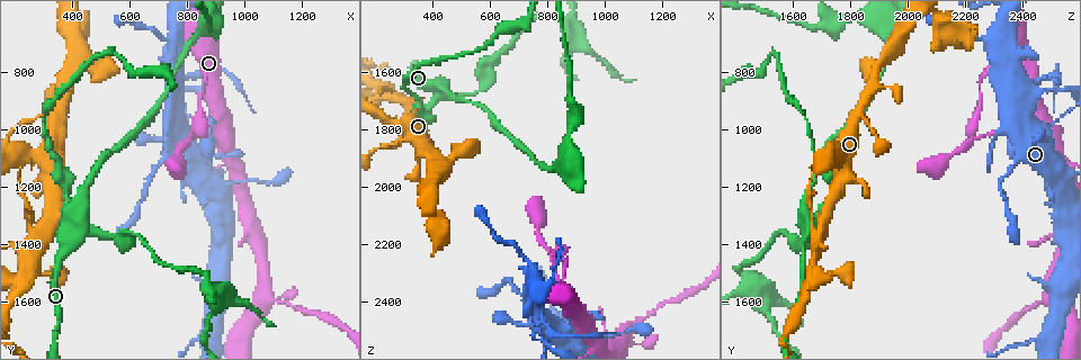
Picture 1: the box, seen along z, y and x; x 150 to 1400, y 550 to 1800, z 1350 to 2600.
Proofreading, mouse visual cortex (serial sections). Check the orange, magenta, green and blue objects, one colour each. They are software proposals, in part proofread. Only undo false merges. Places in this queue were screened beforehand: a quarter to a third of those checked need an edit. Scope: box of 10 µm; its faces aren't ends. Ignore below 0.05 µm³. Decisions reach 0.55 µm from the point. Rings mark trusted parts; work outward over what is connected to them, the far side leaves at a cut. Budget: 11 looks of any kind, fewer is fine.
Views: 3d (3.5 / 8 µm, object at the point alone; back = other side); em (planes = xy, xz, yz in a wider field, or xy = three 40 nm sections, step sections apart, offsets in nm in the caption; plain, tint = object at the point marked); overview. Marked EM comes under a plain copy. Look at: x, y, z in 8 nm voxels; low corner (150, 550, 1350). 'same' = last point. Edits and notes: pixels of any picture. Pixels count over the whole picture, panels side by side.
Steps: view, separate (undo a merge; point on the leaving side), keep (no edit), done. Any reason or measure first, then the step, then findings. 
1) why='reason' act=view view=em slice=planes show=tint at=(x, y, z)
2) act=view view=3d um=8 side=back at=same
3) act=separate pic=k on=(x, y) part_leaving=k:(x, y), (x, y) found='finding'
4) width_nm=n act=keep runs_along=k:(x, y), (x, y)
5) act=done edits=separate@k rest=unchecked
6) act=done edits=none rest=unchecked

why='a fork' act=view view=3d um=3.5 at=(830, 1030, 2250)

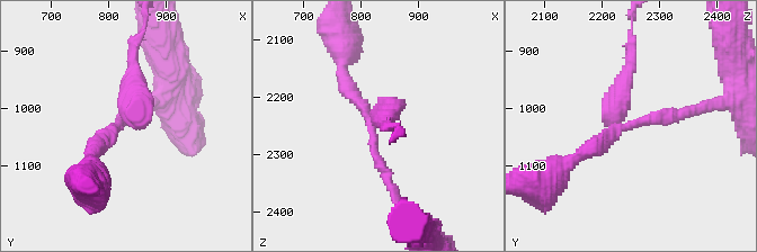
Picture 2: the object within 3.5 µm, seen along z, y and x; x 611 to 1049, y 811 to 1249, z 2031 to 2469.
why='need the tissue' act=view view=em slice=xy step=2 show=tint at=(820, 1035, 2250)

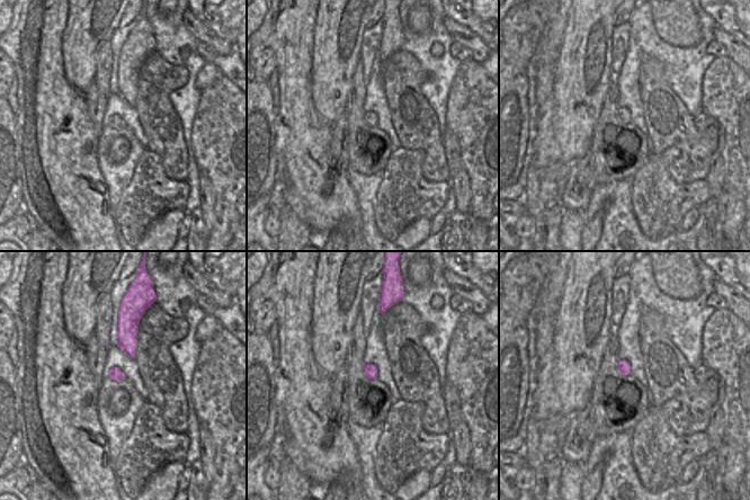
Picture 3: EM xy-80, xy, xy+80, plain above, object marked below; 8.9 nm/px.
act=keep runs_along=2:(392, 188), (344, 70) found='all the same cell'

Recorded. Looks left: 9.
why='three arms meet' act=view view=3d um=3.5 at=(740, 700, 2260)

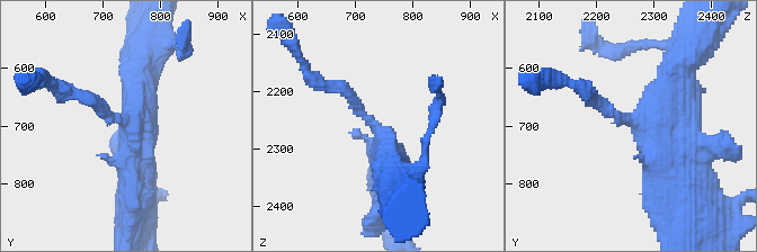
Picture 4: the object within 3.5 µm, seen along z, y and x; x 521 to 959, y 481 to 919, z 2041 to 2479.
arms=3 arm_widths_nm=200,500,500 why='now the EM' act=view view=em slice=xy step=5 show=tint at=(740, 695, 2270)

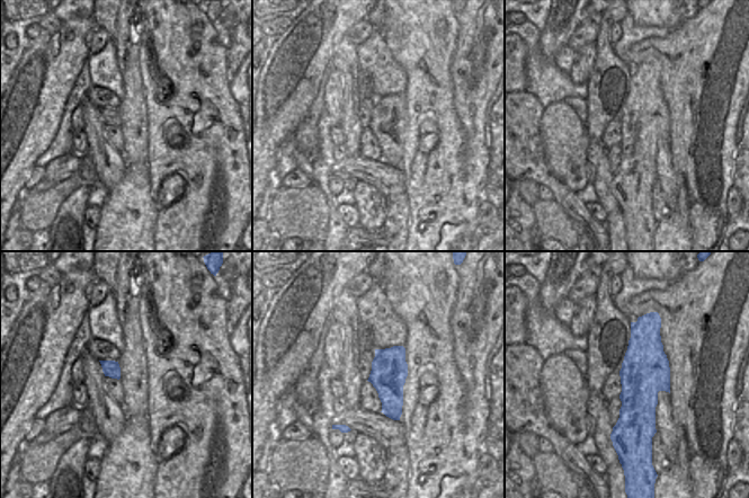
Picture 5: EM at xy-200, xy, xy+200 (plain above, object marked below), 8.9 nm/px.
act=keep runs_along=4:(678, 169), (655, 120), (617, 117), (591, 96) found='all the same cell'

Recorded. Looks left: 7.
why='sudden change in width' act=view view=em slice=xy step=5 show=tint at=(810, 810, 2480)

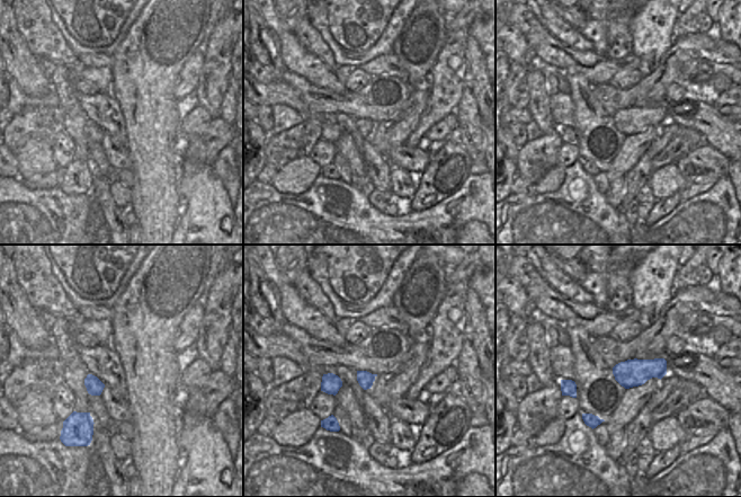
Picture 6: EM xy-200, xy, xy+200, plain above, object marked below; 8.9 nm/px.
act=view view=3d um=3.5 at=same

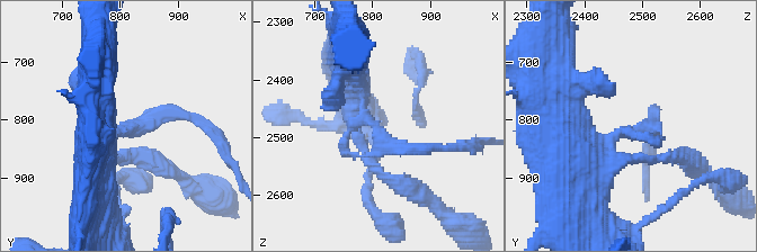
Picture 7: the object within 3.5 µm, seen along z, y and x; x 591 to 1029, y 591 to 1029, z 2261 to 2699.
act=keep runs_along=7:(352, 81), (390, 147), (438, 147) found='continuous, no second cell'

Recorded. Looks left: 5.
act=view view=3d um=8 at=(410, 1350, 1670)

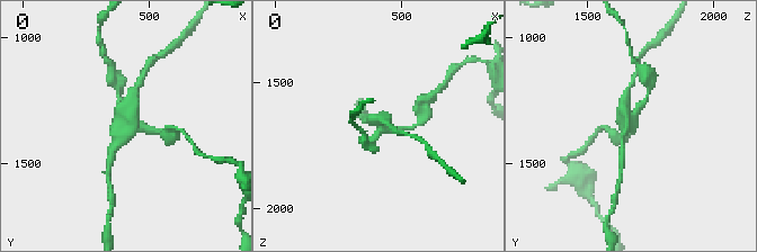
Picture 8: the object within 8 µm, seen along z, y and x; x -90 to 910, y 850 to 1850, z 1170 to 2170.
act=view view=3d um=3.5 at=same

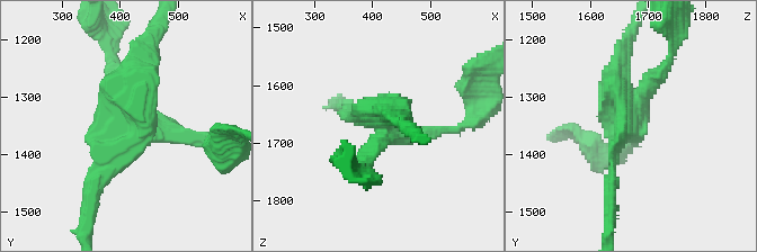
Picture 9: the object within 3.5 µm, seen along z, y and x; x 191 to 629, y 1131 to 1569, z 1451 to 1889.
act=keep runs_along=9:(91, 188), (130, 126), (143, 54) found='all the same cell'

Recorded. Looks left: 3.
act=done edits=none rest=unchecked

